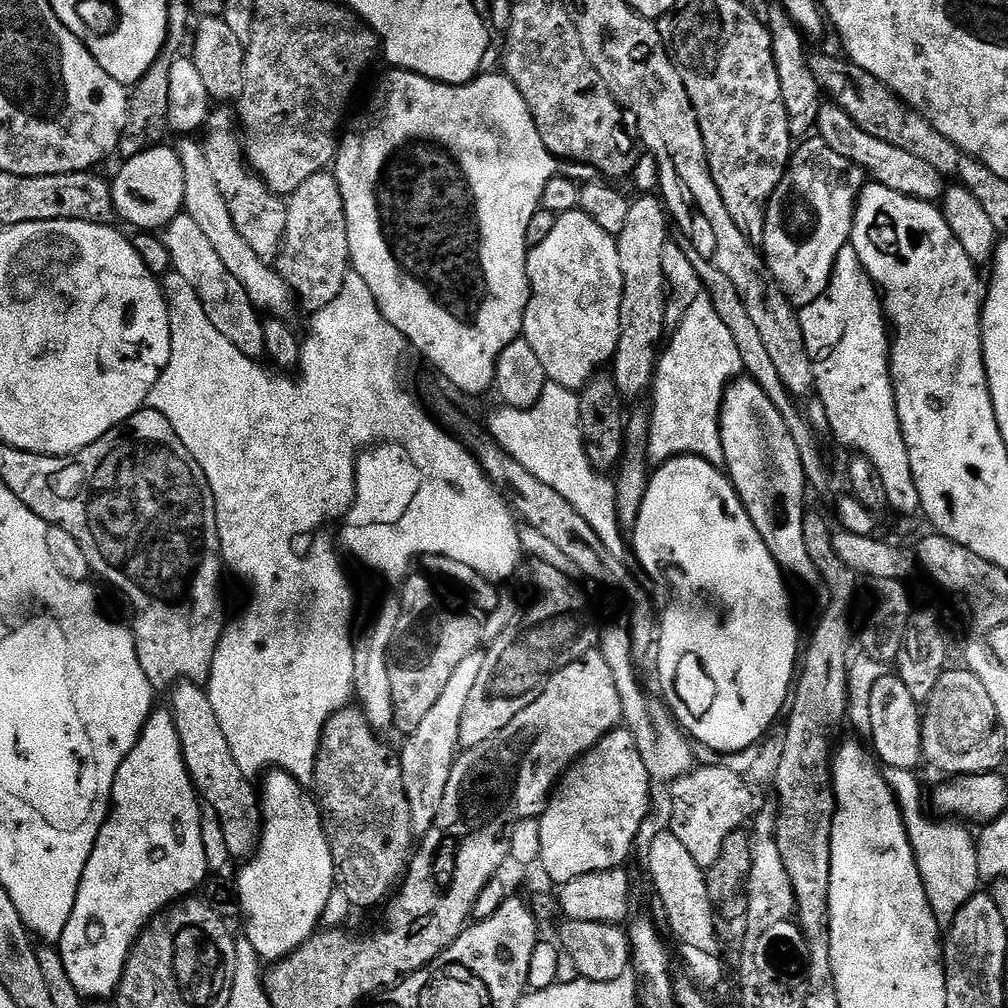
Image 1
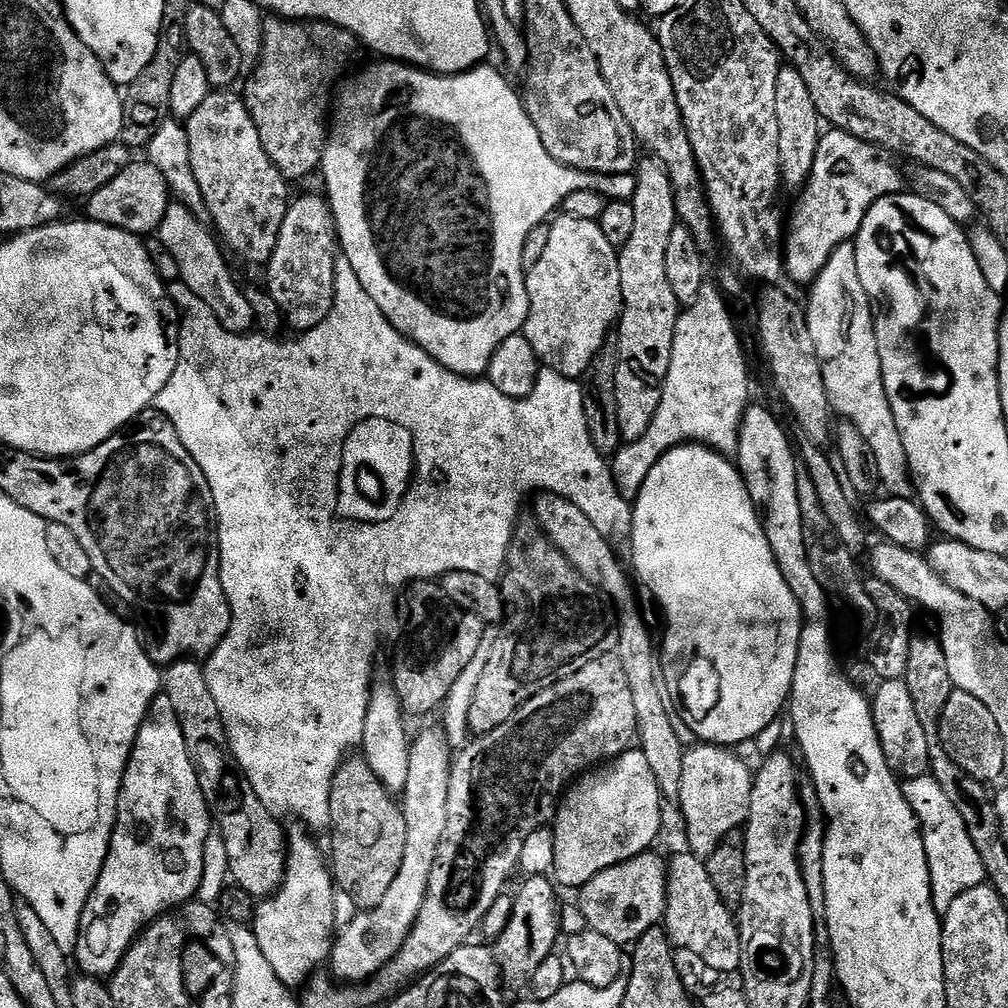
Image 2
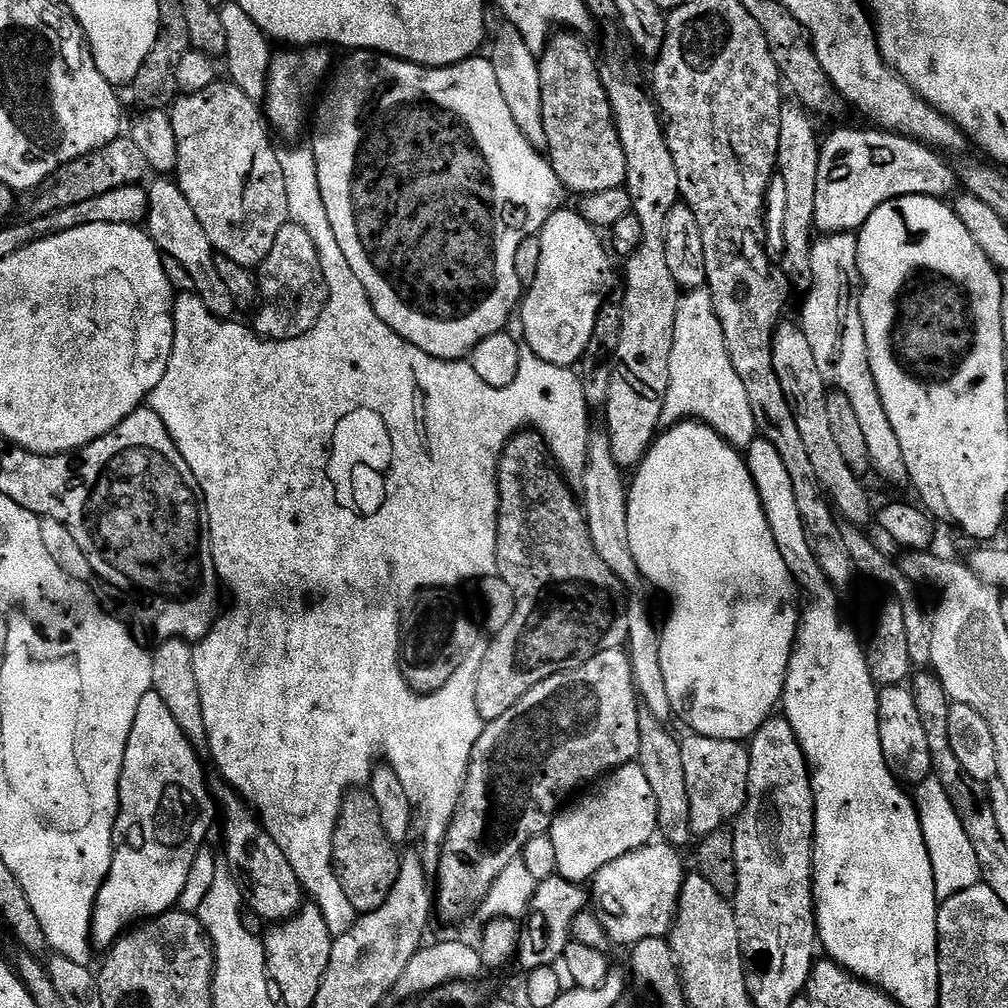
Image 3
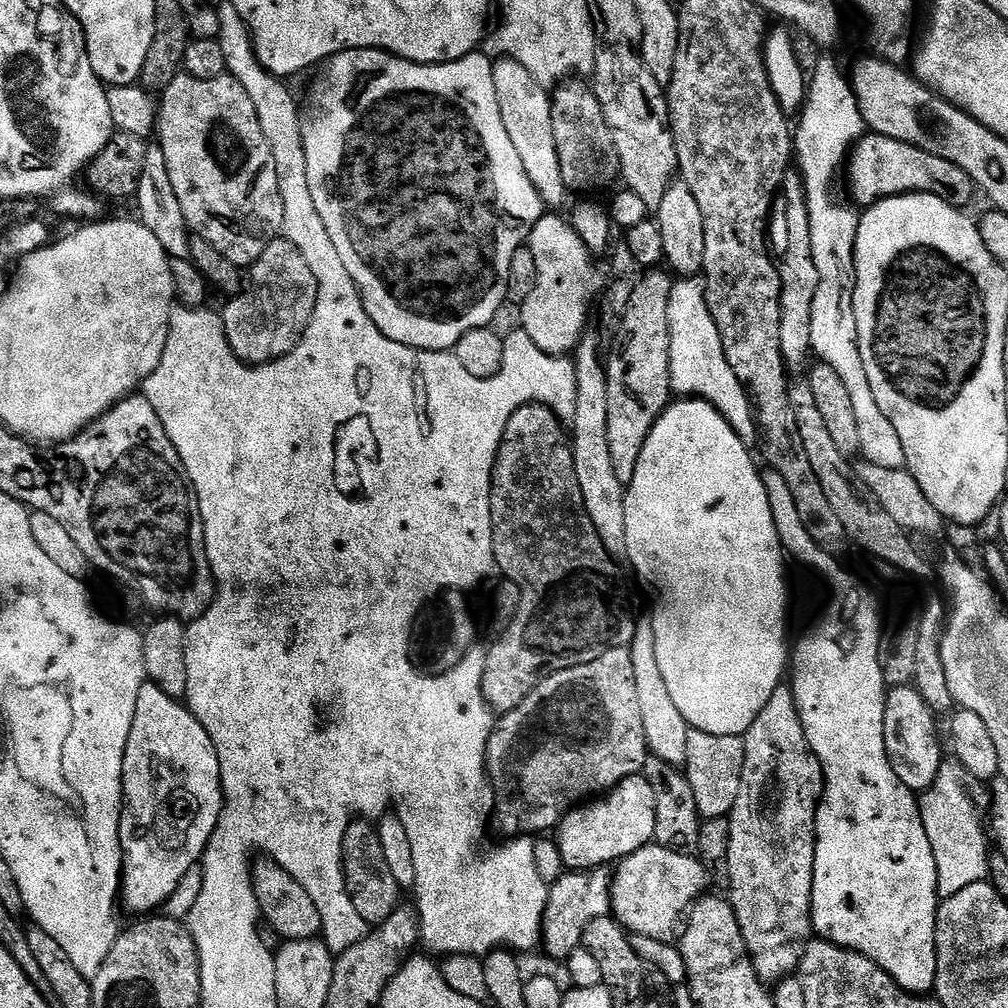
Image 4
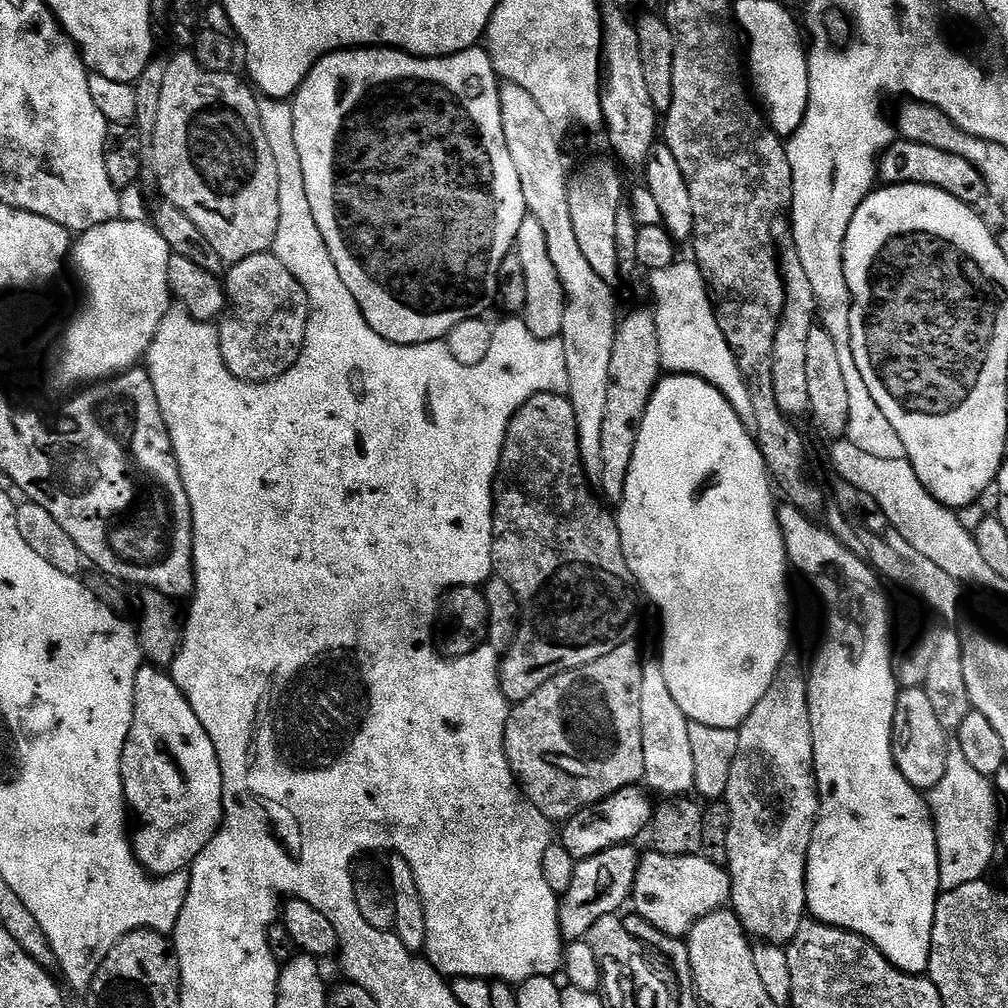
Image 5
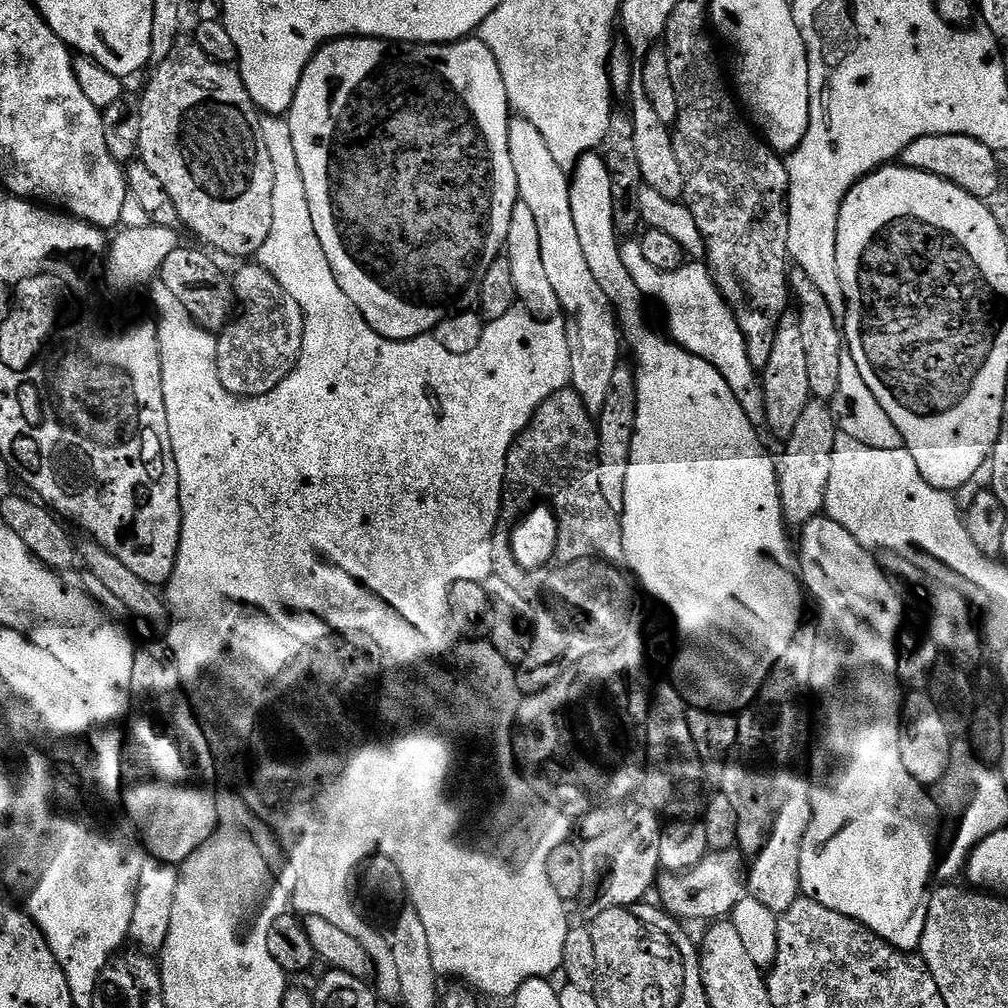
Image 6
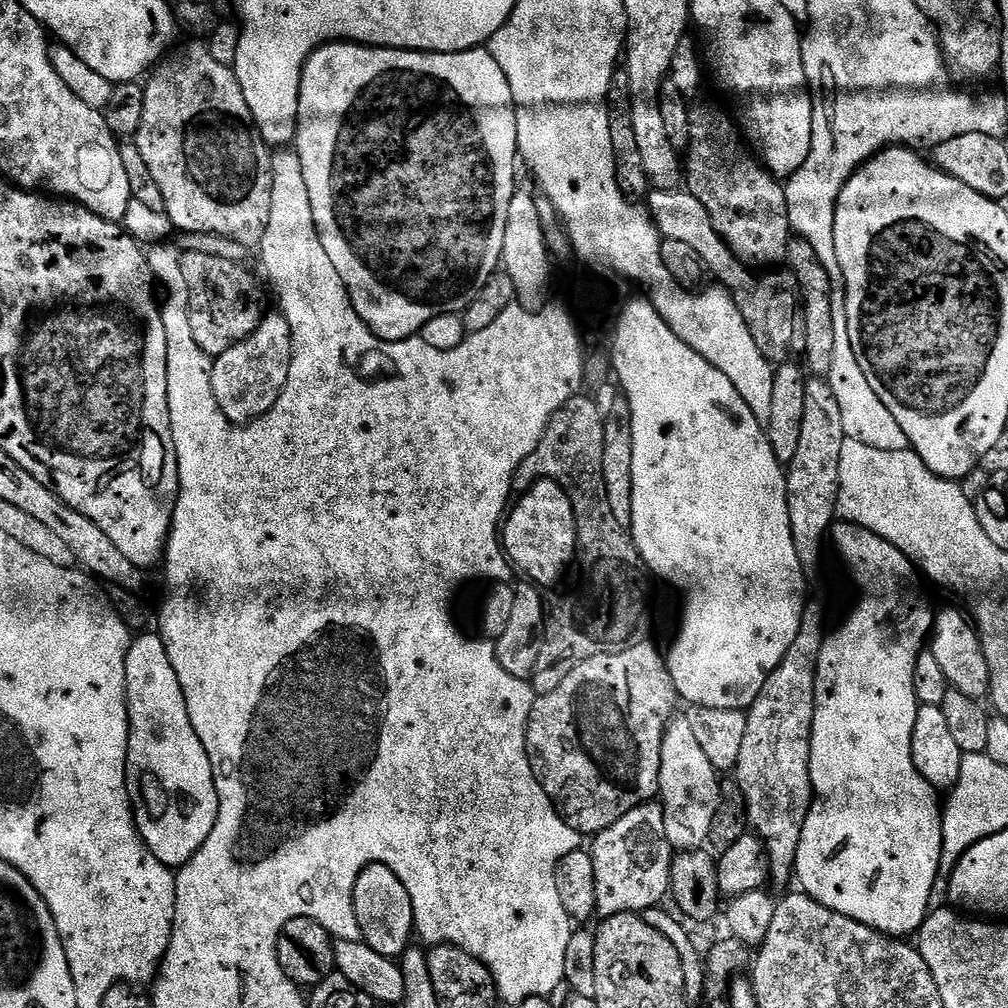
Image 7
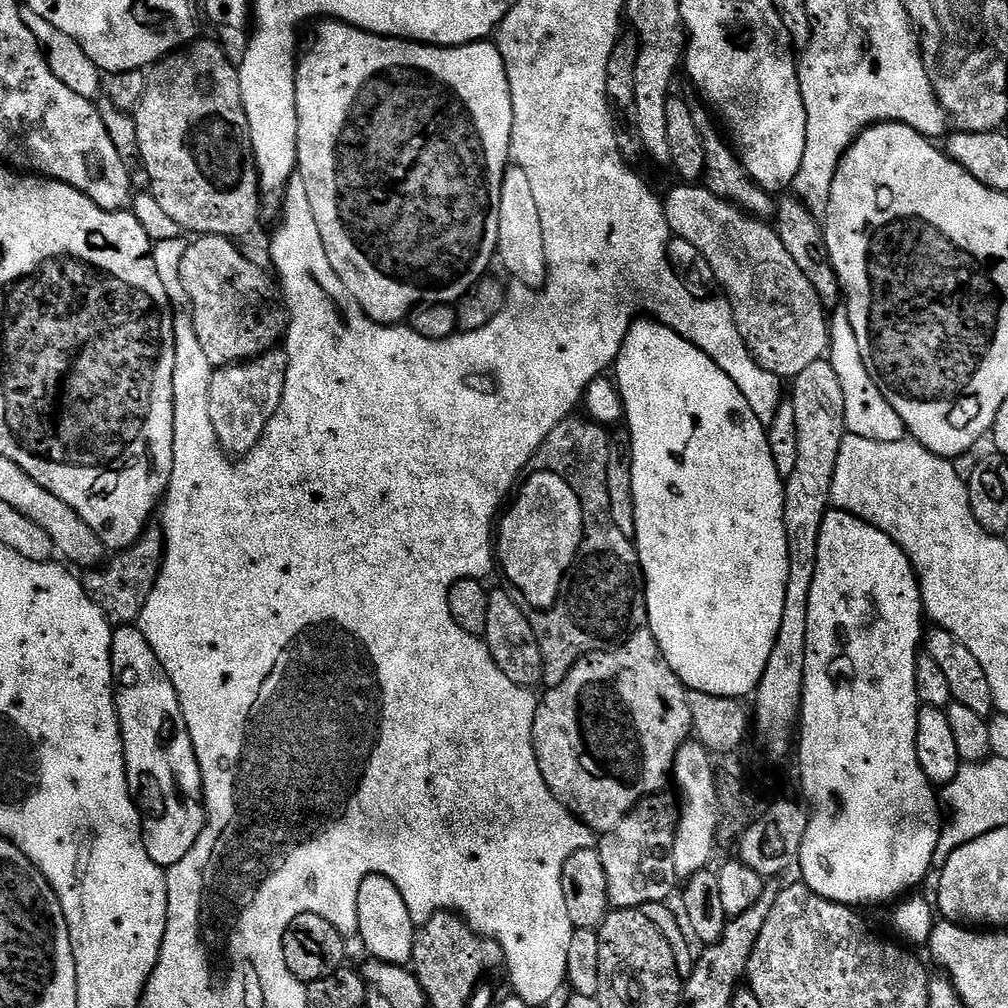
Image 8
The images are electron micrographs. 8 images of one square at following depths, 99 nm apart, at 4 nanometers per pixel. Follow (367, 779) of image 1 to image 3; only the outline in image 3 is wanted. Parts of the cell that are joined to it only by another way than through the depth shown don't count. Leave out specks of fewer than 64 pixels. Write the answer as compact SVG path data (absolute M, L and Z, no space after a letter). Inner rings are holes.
M349 795L345 799L344 807L340 809L340 817L332 839L332 859L338 878L342 882L342 890L346 890L346 898L350 898L350 906L354 906L356 913L363 914L378 910L378 906L382 906L382 902L390 898L390 890L394 890L394 882L398 882L402 856L397 845L392 844L386 836L386 830L382 826L382 814L378 814L378 806L372 801L371 795L356 795Z

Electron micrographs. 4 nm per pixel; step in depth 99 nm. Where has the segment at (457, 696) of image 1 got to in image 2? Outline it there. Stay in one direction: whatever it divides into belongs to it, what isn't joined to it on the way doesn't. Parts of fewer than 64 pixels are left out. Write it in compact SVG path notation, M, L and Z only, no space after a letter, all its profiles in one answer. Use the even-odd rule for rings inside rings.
M424 732L411 741L408 749L410 774L406 778L406 790L402 794L404 821L406 822L406 850L402 853L402 867L394 877L390 891L382 897L378 906L357 911L350 923L335 933L330 957L331 975L348 986L367 982L392 961L402 950L406 938L412 933L418 910L426 898L430 886L430 874L434 870L434 858L438 858L438 846L446 830L448 791L452 765L448 756L449 741L436 732Z

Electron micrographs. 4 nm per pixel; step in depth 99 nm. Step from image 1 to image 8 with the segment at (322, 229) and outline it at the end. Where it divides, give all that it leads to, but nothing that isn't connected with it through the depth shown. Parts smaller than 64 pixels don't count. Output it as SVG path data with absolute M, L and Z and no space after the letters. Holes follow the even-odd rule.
M280 351L263 352L243 364L227 364L225 368L215 369L209 379L210 422L214 426L216 441L225 453L233 457L243 458L259 442L270 418L282 402L290 356L287 351Z

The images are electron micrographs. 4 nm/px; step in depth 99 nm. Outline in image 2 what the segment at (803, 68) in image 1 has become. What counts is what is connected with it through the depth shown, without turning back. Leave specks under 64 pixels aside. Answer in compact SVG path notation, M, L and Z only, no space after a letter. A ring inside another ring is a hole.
M790 66L781 67L778 74L778 86L774 86L774 107L778 114L780 179L785 185L800 190L808 183L812 173L822 135L822 121L814 106L814 98L810 98L810 90L806 90L806 82L802 82L802 78Z

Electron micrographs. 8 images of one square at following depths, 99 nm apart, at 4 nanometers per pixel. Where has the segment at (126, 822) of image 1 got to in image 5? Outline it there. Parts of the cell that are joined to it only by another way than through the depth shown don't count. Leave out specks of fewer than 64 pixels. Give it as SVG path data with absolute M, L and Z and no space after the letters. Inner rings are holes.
M142 666L134 682L136 705L134 706L134 722L130 726L130 734L126 738L126 746L122 750L122 778L124 779L124 798L134 817L134 851L142 867L147 868L153 876L169 876L175 872L191 869L193 862L202 854L202 850L216 837L220 823L224 821L224 787L222 786L222 770L218 762L218 754L214 750L214 742L210 742L210 734L198 722L198 714L190 706L184 691L173 682L171 675L160 666Z

